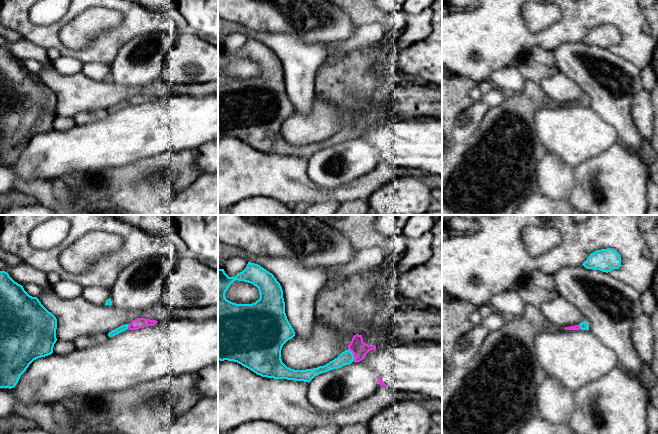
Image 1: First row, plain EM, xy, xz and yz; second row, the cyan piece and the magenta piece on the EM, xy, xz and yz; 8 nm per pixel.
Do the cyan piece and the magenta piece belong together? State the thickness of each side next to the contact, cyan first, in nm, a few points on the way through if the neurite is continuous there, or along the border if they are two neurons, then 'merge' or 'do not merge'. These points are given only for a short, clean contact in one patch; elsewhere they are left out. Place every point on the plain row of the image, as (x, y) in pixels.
110 nm thick on the cyan side, 130 nm on the other; runs through xz (345, 134), (353, 131), (359, 125); merge

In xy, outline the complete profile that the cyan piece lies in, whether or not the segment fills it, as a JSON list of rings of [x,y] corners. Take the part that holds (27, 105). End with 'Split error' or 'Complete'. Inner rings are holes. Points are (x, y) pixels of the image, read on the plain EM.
[[[0,47],[0,164],[14,164],[36,135],[53,129],[57,95],[7,48]]]. Complete

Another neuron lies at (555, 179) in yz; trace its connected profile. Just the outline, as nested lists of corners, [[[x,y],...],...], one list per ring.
[[[546,152],[540,159],[535,177],[539,193],[552,200],[569,199],[574,190],[574,169],[553,153]]]

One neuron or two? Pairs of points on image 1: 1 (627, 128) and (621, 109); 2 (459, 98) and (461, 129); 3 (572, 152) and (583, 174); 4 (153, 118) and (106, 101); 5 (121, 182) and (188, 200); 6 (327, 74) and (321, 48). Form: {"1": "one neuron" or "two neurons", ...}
{"1": "one neuron", "2": "two neurons", "3": "two neurons", "4": "two neurons", "5": "two neurons", "6": "two neurons"}

